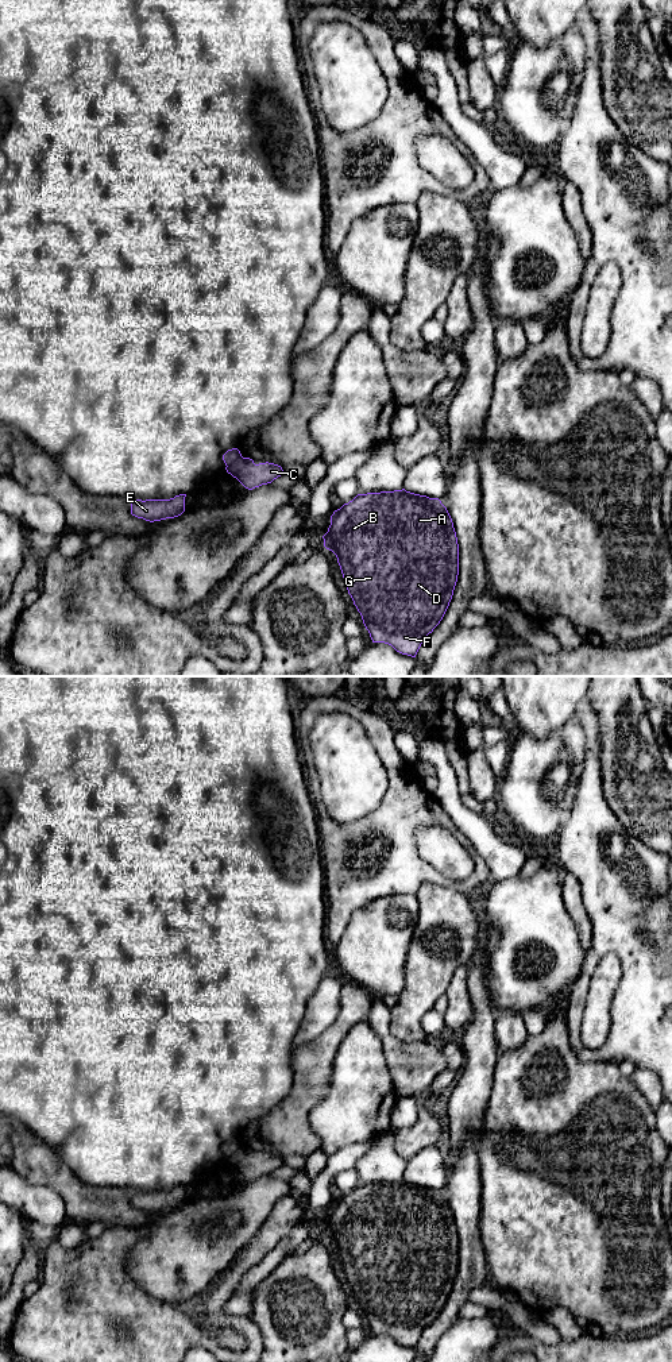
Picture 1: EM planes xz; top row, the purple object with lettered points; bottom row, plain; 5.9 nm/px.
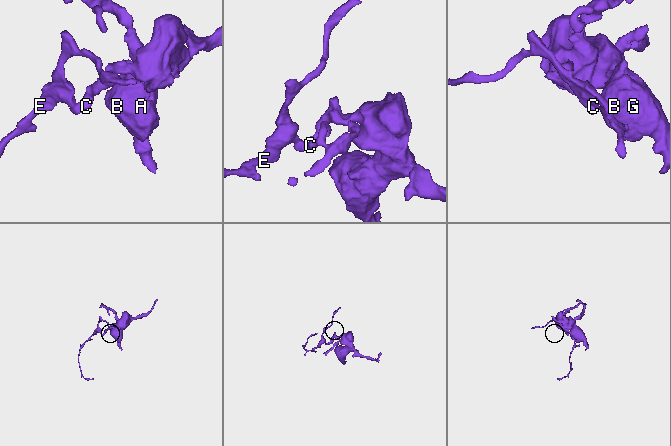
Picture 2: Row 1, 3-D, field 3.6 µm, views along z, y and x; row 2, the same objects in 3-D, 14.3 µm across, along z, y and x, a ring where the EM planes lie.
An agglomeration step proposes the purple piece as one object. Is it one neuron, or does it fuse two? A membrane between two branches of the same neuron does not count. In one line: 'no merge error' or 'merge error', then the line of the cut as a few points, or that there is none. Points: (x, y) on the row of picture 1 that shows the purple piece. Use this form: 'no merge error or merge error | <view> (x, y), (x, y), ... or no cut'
merge error | xz (242, 456), (227, 466)

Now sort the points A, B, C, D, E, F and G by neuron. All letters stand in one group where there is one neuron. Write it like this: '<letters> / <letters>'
A B C D F G / E

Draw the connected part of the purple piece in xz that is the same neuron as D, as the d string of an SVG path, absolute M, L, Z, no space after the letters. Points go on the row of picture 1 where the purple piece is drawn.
M405 489L394 491L358 494L352 501L344 503L340 509L333 512L333 514L331 516L331 525L328 528L328 532L323 536L323 539L324 547L332 551L337 557L337 563L345 580L348 594L351 595L354 605L360 613L363 624L368 630L372 643L389 644L397 652L416 657L424 638L429 633L432 633L433 629L443 620L452 599L453 590L457 582L459 544L453 522L447 508L441 503L439 498L429 498L426 495L414 494L406 491Z

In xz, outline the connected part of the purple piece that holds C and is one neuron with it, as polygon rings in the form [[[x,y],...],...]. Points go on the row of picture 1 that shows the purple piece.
[[[240,458],[227,466],[225,470],[248,490],[271,483],[283,474],[282,467],[278,464],[269,462],[255,464],[250,458]]]

